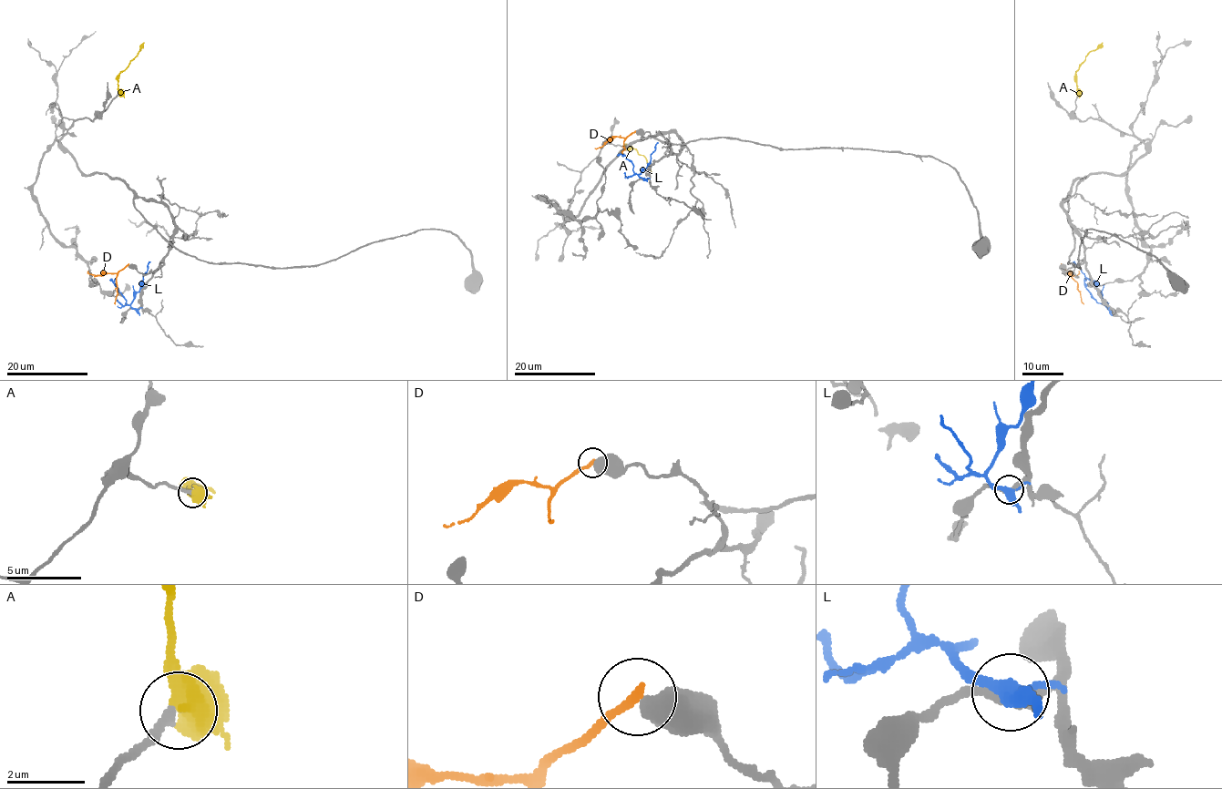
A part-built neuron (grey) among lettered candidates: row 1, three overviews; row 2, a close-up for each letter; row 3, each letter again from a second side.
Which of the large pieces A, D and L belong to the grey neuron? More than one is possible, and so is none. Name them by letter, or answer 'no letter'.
A

